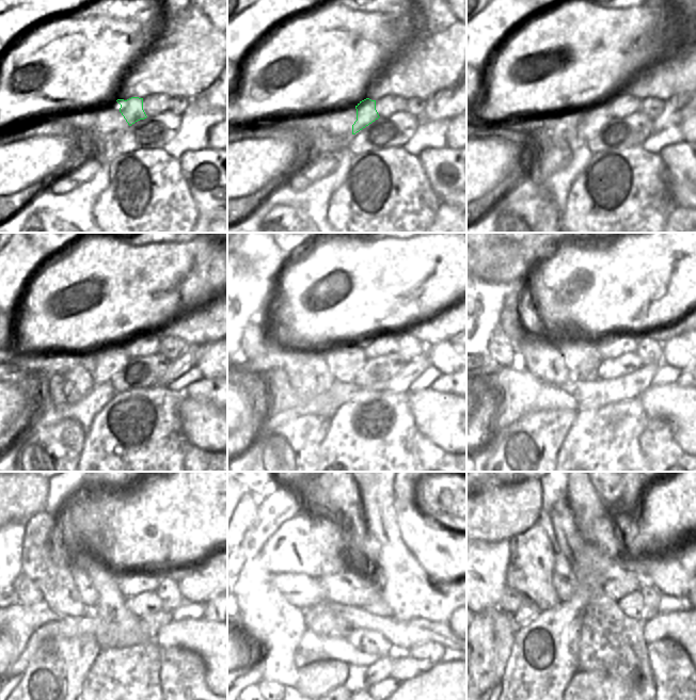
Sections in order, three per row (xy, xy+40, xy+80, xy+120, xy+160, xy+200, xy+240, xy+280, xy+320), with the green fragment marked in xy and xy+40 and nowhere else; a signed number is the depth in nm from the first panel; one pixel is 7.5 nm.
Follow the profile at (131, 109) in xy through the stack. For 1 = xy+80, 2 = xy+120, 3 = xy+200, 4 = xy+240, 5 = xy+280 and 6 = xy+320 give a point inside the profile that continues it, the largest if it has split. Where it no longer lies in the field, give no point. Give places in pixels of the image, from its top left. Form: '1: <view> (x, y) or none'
1: xy+80 (595, 118)
2: xy+120 (110, 360)
3: xy+200 (580, 350)
4: xy+240 (96, 587)
5: xy+280 (332, 584)
6: xy+320 (563, 575)

